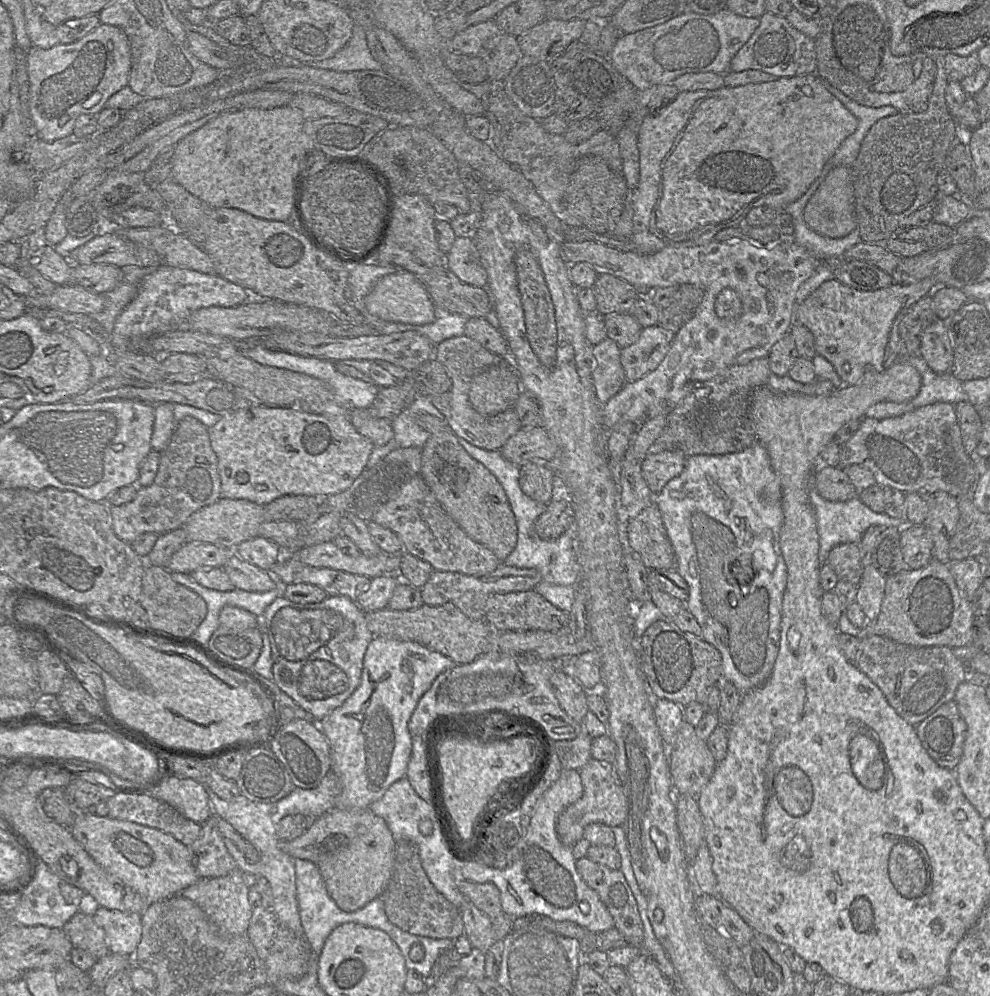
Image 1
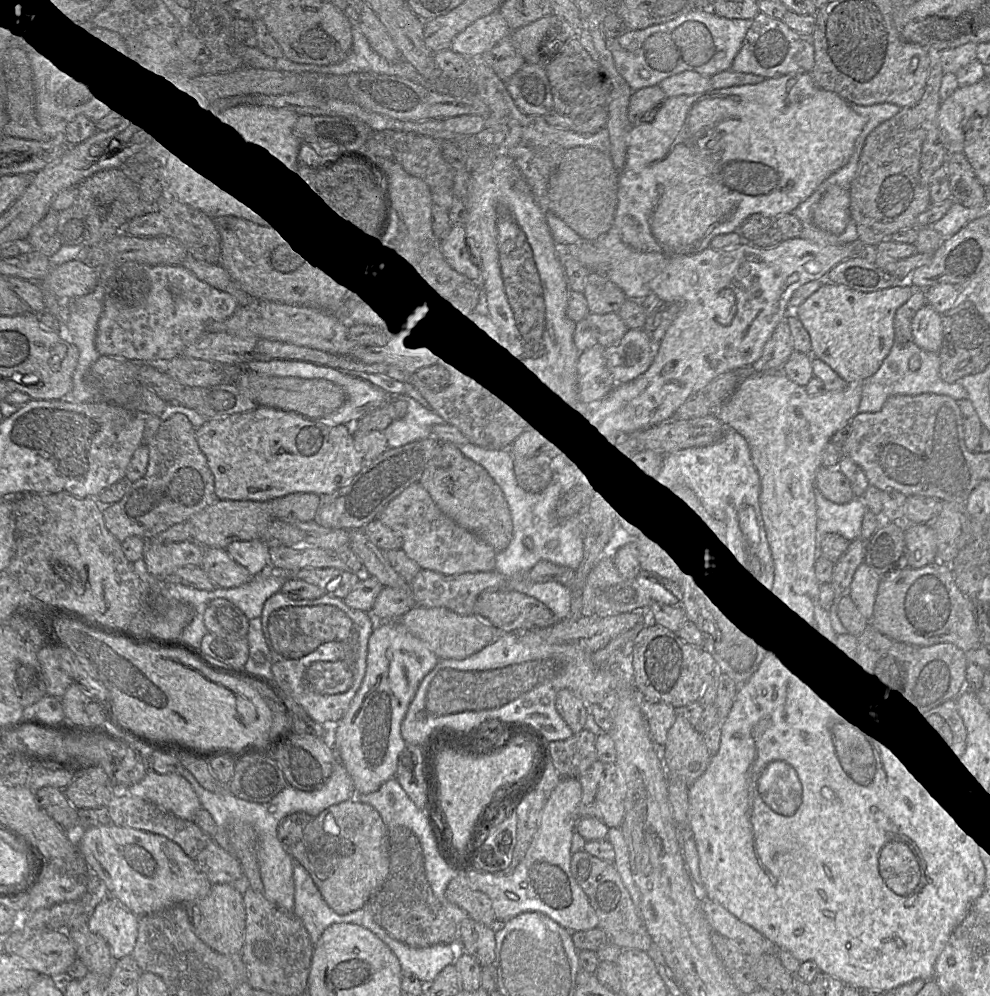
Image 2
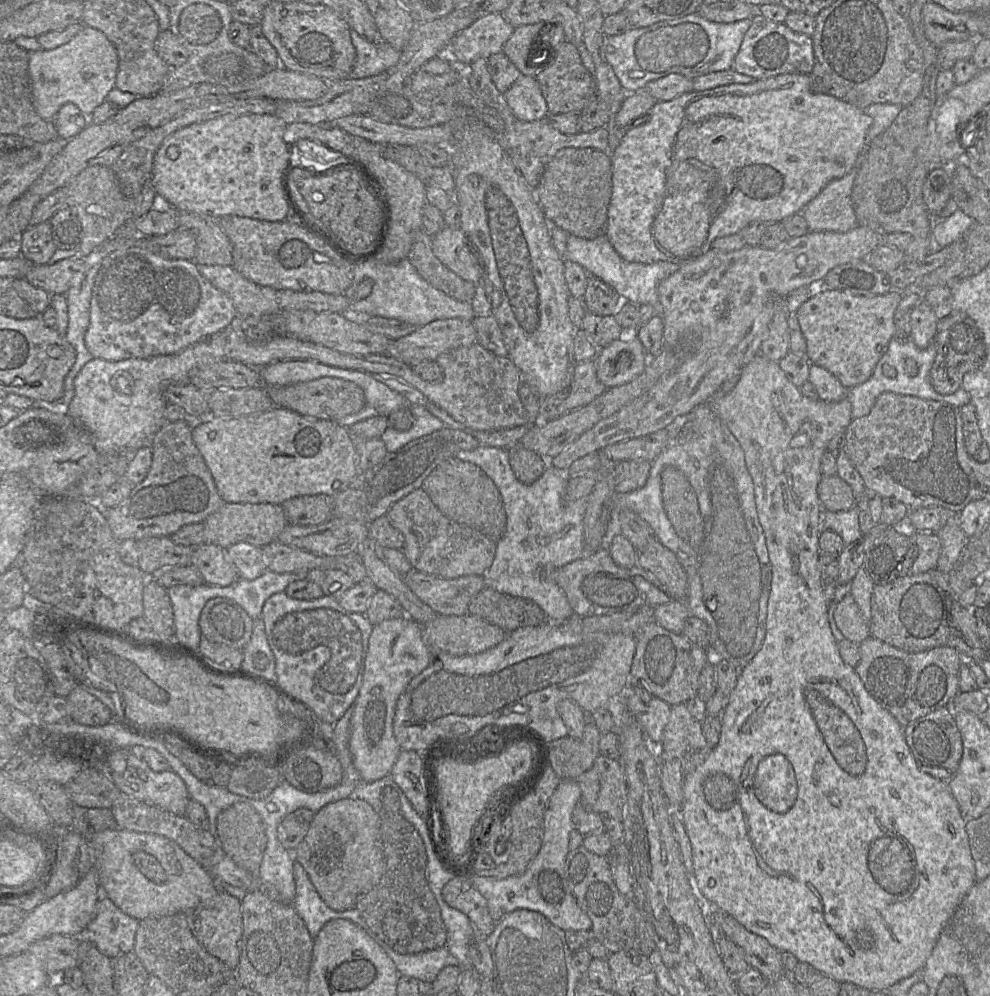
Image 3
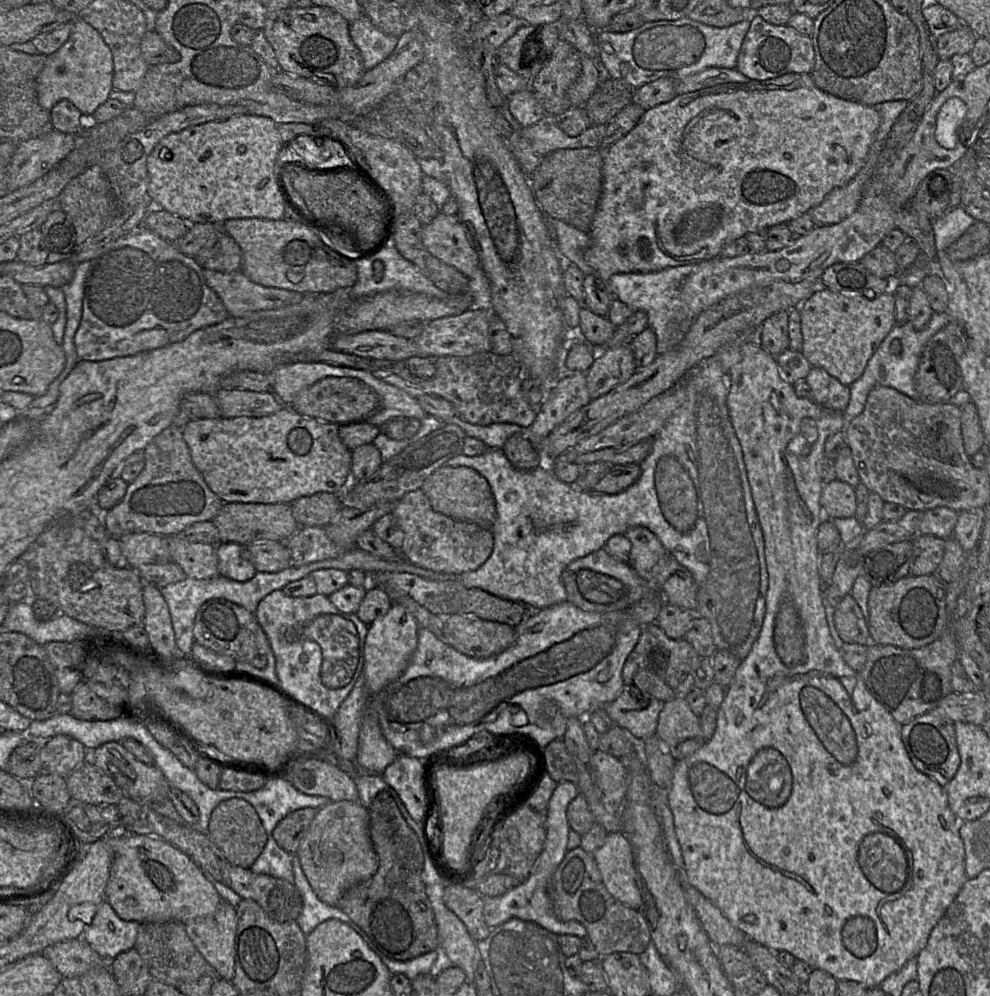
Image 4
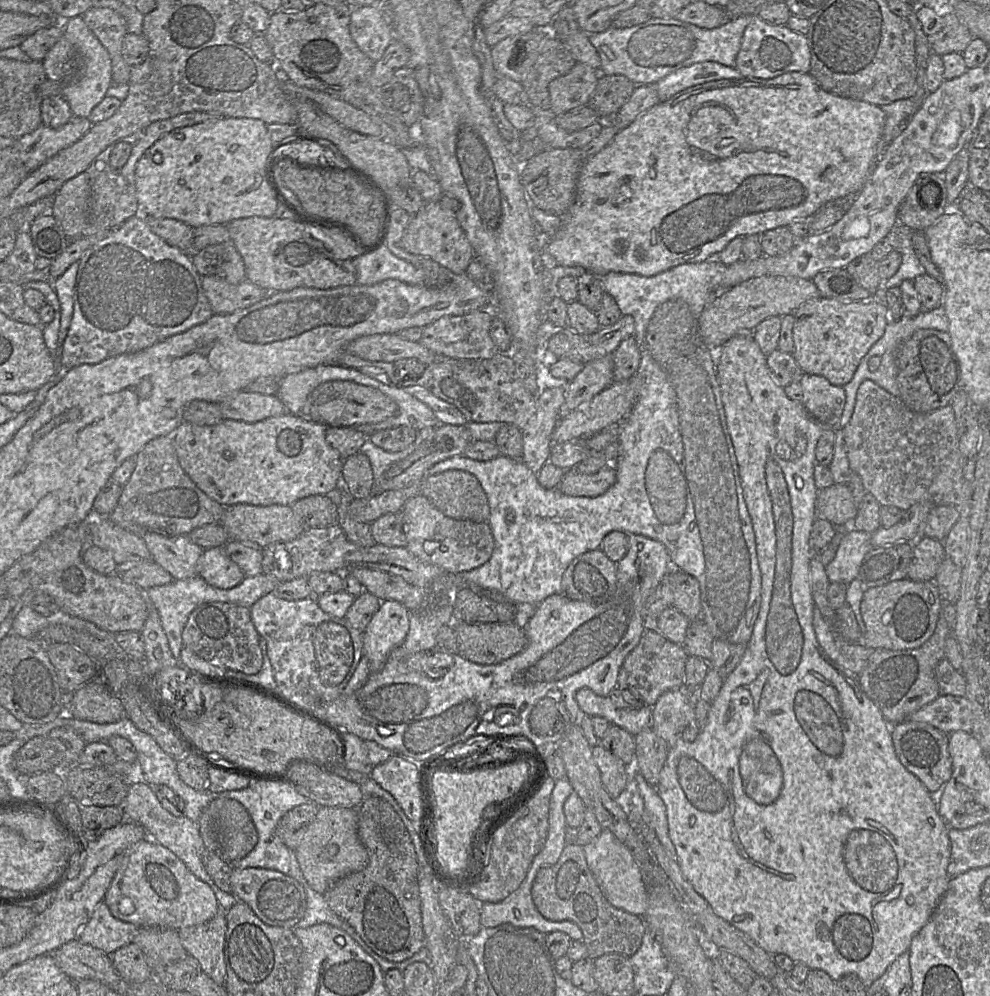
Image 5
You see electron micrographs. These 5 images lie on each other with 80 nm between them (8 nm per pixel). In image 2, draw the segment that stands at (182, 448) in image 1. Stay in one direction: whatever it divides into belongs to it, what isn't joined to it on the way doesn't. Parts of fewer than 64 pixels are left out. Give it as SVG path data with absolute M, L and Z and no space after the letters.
M175 414L163 420L156 434L148 444L149 463L144 477L132 483L124 497L117 503L103 506L106 528L120 542L129 537L153 540L170 527L188 521L194 514L213 505L219 499L215 494L214 477L205 455L196 439L196 428L183 414Z

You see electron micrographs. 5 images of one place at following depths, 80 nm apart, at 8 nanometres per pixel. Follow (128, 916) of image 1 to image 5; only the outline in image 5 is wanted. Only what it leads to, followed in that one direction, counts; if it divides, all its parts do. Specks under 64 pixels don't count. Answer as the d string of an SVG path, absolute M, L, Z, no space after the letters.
M102 901L78 932L77 939L110 956L117 949L131 943L137 930L135 925L114 918Z

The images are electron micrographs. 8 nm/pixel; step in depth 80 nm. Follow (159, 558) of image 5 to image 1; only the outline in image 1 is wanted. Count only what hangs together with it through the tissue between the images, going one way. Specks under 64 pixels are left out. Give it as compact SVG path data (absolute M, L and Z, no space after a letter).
M234 554L223 566L231 583L237 589L249 592L267 592L280 586L270 571L256 567Z

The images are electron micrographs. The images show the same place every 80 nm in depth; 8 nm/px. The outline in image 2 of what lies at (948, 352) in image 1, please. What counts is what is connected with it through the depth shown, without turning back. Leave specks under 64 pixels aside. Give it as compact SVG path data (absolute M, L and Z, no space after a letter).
M928 304L912 320L913 342L922 350L939 353L943 341L941 315Z

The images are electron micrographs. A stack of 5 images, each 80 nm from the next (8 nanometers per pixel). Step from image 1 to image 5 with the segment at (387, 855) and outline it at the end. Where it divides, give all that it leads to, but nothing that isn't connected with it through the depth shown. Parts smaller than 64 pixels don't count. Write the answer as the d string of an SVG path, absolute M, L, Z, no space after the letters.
M319 807L295 853L308 884L322 895L337 880L363 870L368 864L368 853L358 837L357 808Z

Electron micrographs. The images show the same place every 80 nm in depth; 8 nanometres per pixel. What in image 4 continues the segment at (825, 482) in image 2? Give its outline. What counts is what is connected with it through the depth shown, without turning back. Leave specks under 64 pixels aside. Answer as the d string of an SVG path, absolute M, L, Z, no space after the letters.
M838 479L823 485L820 505L828 519L855 517L857 504L854 488Z

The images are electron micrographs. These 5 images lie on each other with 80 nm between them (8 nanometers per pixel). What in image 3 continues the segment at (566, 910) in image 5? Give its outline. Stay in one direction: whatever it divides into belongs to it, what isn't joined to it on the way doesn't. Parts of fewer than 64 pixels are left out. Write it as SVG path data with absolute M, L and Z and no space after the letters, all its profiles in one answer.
M583 845L570 850L565 860L566 880L578 906L590 917L595 938L611 953L636 950L649 956L656 944L645 918L633 901L622 894L612 877L609 859L587 850Z

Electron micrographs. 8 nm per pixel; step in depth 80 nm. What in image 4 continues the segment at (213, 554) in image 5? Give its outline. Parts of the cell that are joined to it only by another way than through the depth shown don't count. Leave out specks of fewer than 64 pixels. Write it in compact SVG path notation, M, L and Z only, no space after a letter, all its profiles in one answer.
M237 543L216 545L219 576L238 582L246 582L253 578L257 571L247 558L245 547Z

